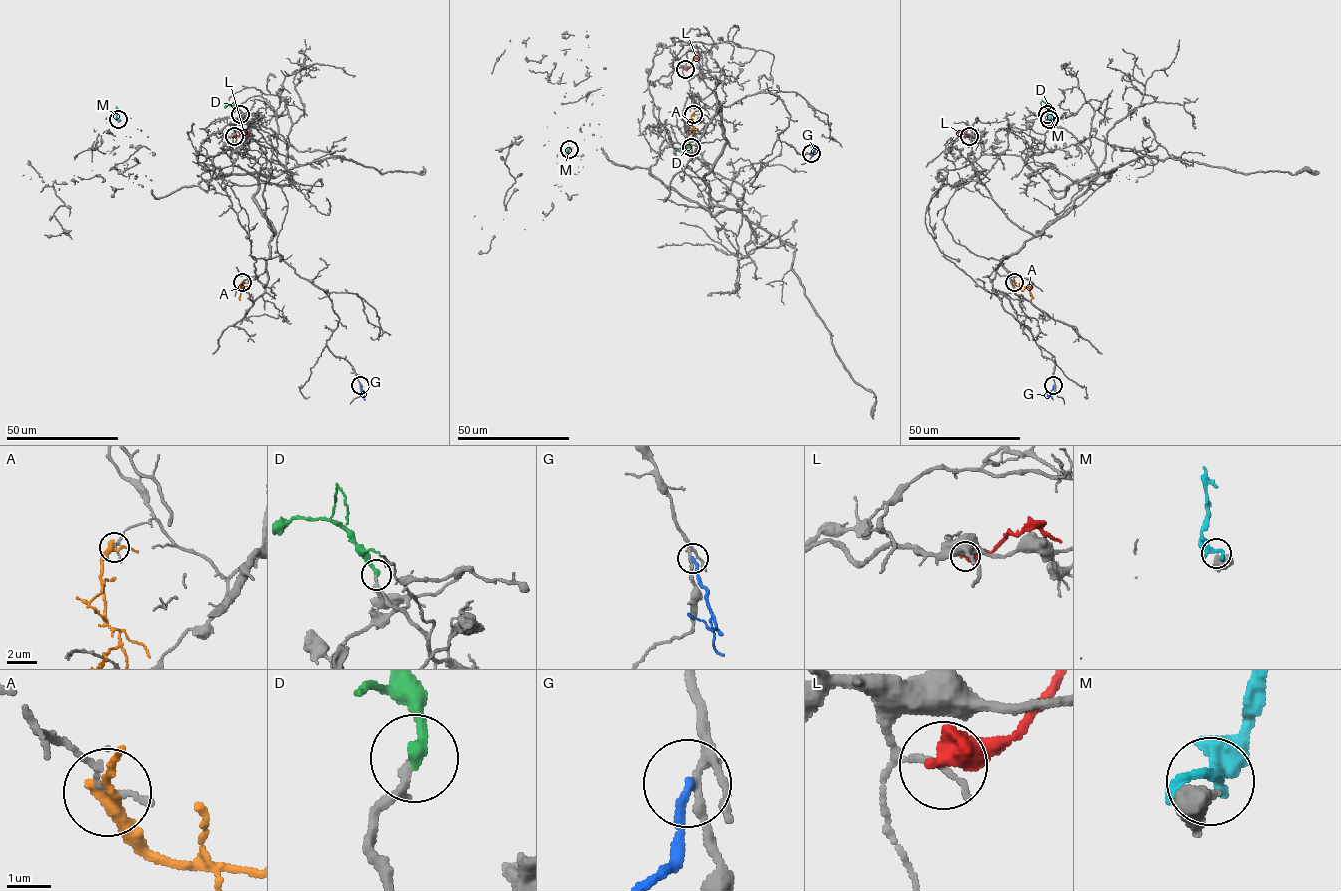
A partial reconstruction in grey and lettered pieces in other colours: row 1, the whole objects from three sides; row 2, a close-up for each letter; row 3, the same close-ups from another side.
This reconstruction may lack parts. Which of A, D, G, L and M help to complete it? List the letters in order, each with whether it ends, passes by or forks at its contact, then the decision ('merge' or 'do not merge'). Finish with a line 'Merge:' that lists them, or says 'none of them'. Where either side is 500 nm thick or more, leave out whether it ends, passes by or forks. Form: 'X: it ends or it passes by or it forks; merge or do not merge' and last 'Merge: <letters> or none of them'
A: it passes by; do not merge
D: it ends; merge
G: it ends; do not merge
L: do not merge
M: do not merge
Merge: D

